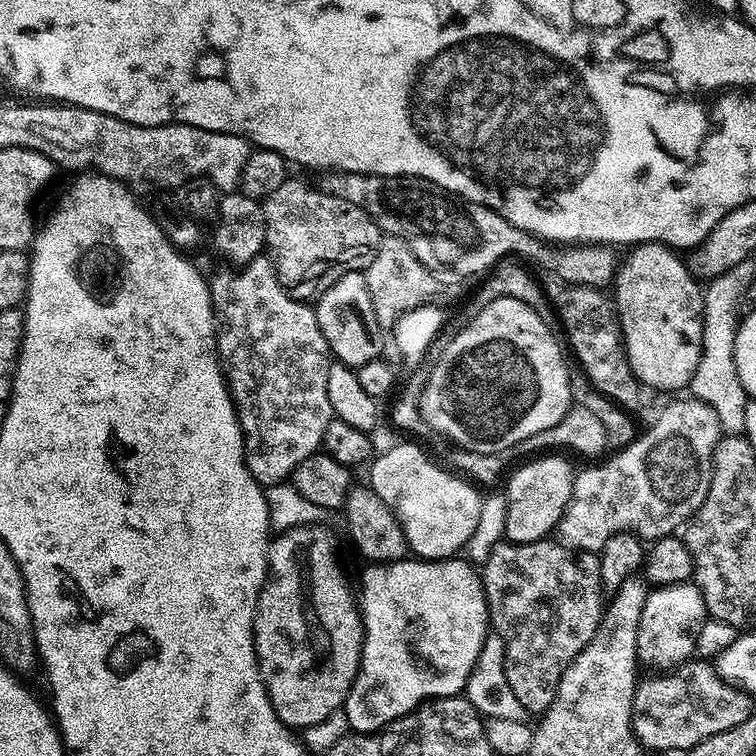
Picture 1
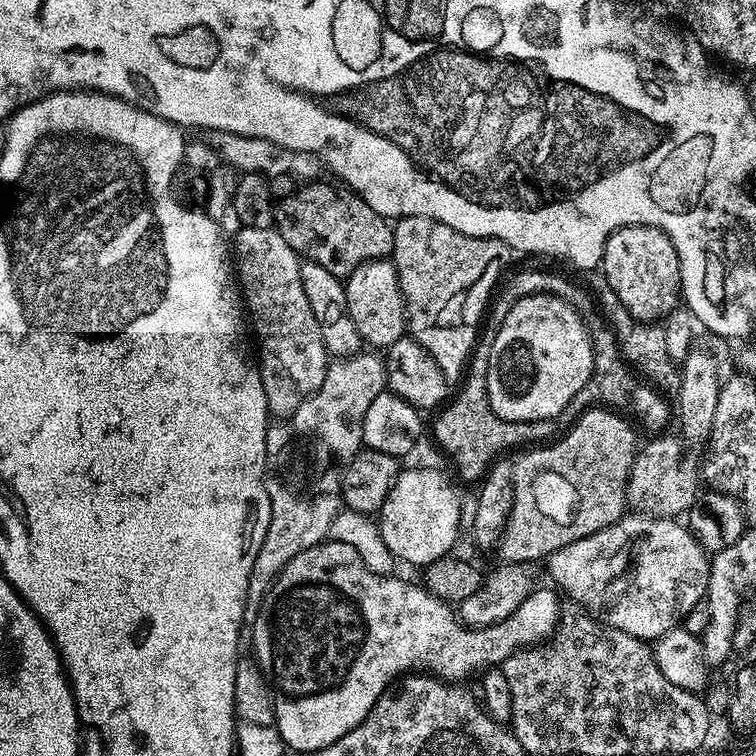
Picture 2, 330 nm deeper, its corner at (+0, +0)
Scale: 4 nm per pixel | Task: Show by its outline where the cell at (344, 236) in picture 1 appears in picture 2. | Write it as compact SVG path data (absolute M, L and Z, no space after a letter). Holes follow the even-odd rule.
M308 182L297 187L294 194L278 201L276 231L290 242L297 256L313 260L330 274L347 278L355 268L367 260L391 257L394 246L393 225L379 216L357 192L347 186Z

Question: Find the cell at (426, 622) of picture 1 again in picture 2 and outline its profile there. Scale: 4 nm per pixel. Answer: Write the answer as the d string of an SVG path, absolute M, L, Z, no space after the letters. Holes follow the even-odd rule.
M328 538L323 544L315 544L310 550L302 550L302 554L290 558L288 565L268 588L264 599L259 601L257 608L260 609L252 624L251 655L256 667L270 678L274 725L289 749L311 754L338 742L338 738L368 719L385 695L383 692L387 690L388 683L399 672L414 667L419 660L424 660L428 667L425 669L441 680L464 682L475 668L484 670L489 666L503 665L506 658L527 649L528 636L532 640L551 637L562 620L561 597L551 587L537 587L526 601L528 624L520 612L515 612L488 628L465 628L458 623L453 609L427 588L419 583L407 584L396 579L395 575L372 573L353 546Z

